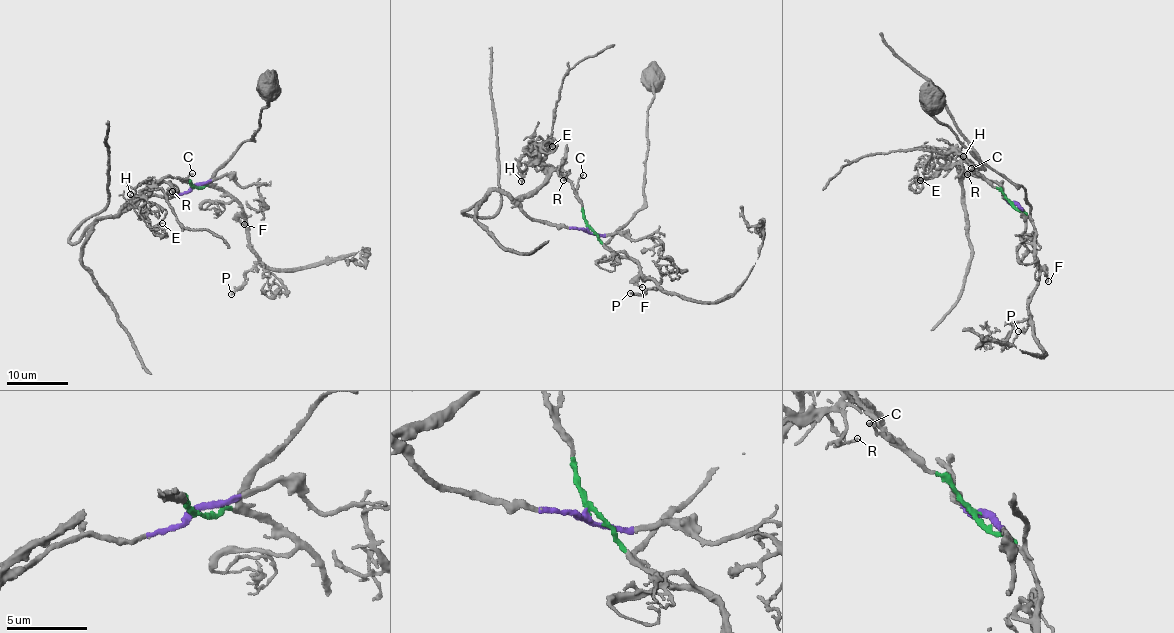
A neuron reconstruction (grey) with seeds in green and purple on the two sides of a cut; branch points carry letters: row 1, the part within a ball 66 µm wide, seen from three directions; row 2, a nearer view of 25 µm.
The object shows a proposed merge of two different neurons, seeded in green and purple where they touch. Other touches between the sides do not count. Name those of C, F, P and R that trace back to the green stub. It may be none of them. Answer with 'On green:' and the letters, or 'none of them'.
On green: C, F, P

